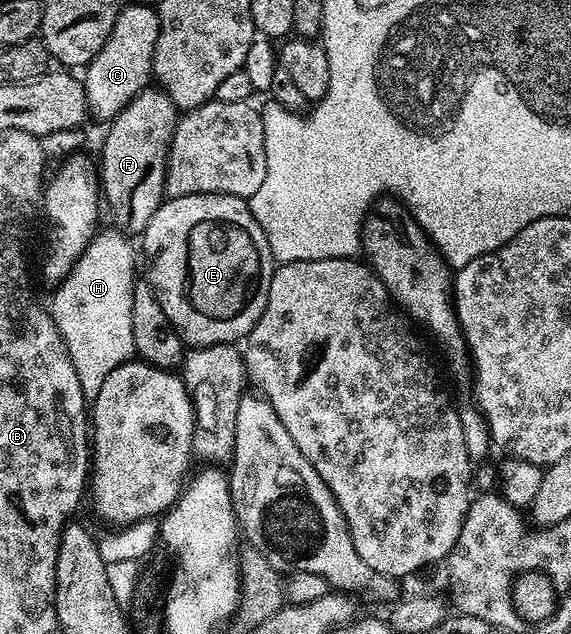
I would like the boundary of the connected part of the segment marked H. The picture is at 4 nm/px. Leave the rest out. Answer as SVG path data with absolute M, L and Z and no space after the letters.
M108 226L104 232L96 231L71 273L59 281L55 297L49 303L51 317L69 350L73 370L77 370L83 395L88 398L95 397L97 390L101 390L101 382L109 378L114 368L135 356L133 290L137 248L127 240L130 239L114 226Z

